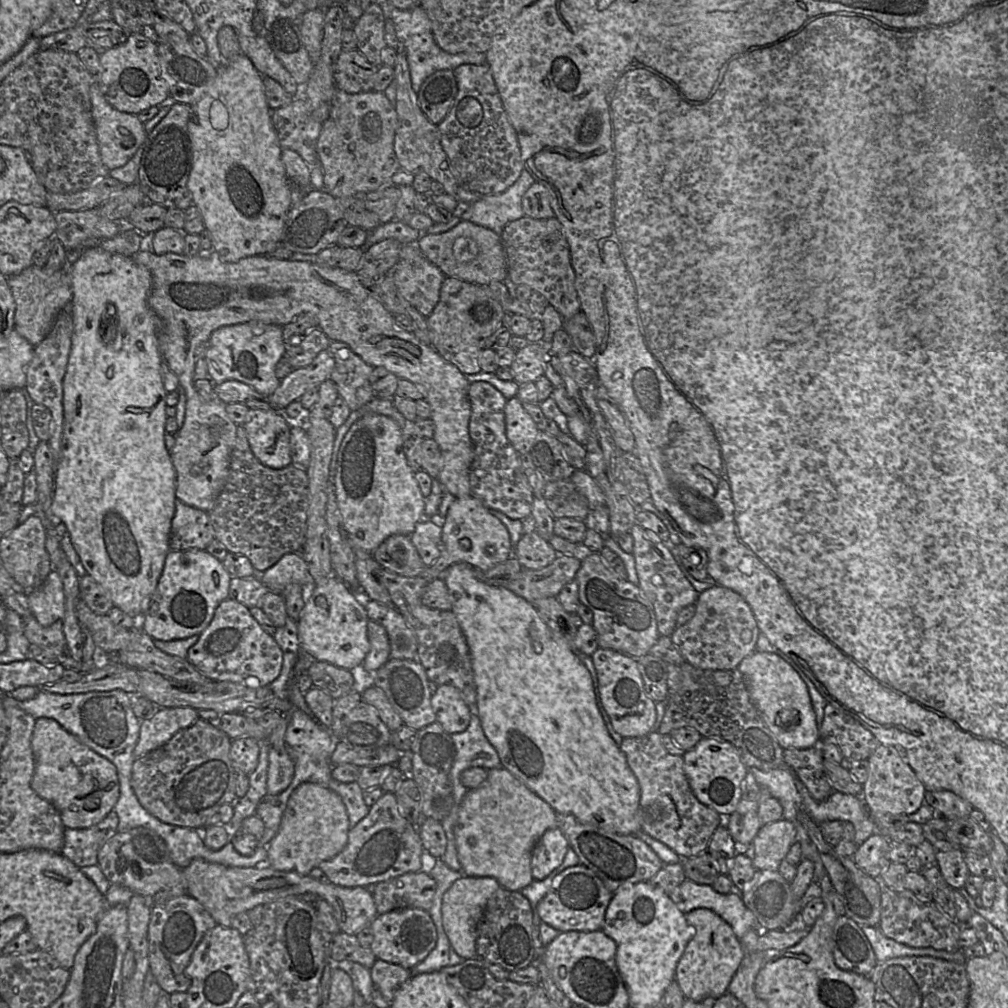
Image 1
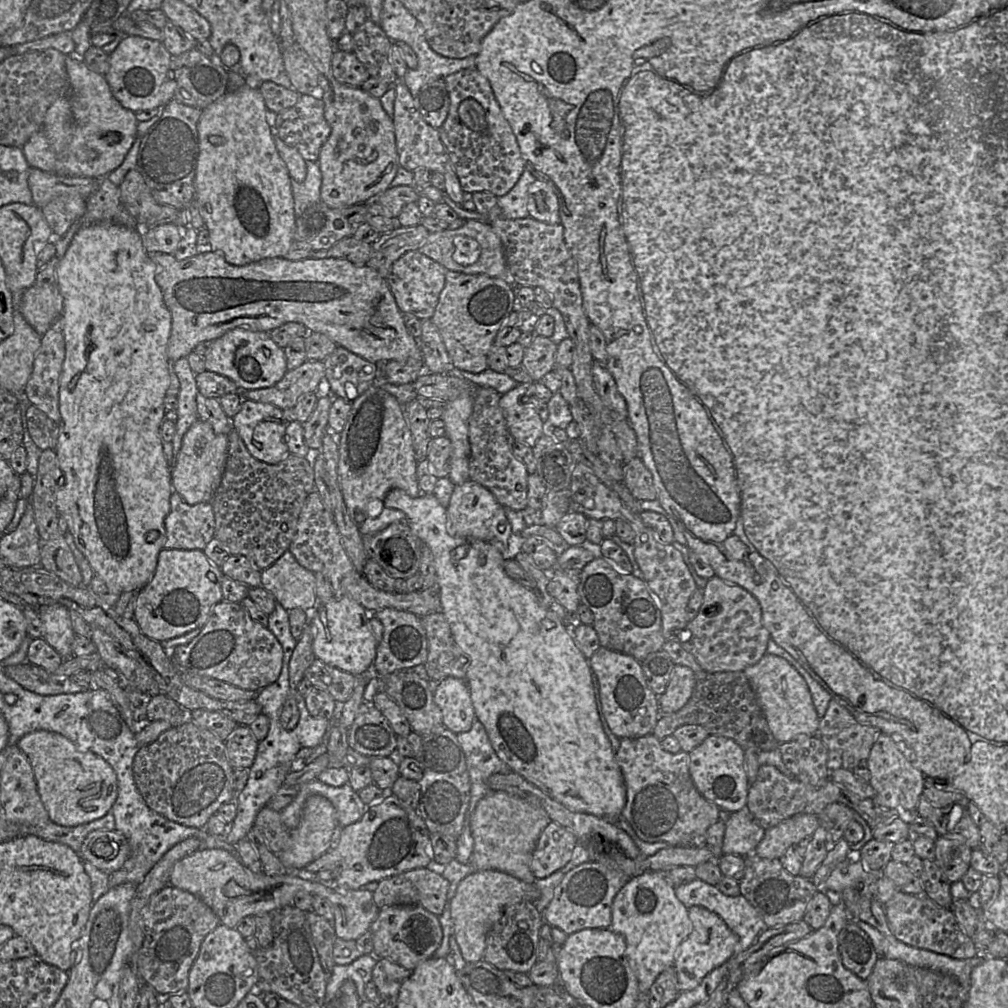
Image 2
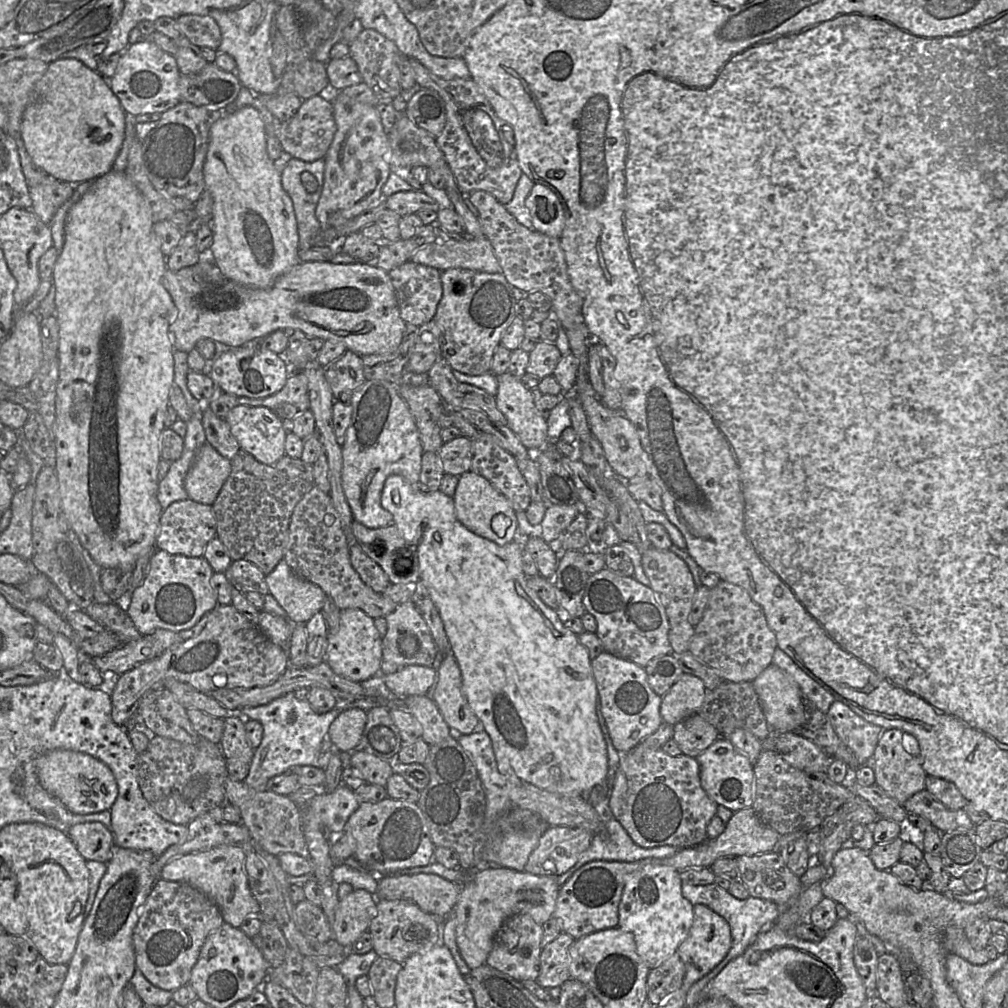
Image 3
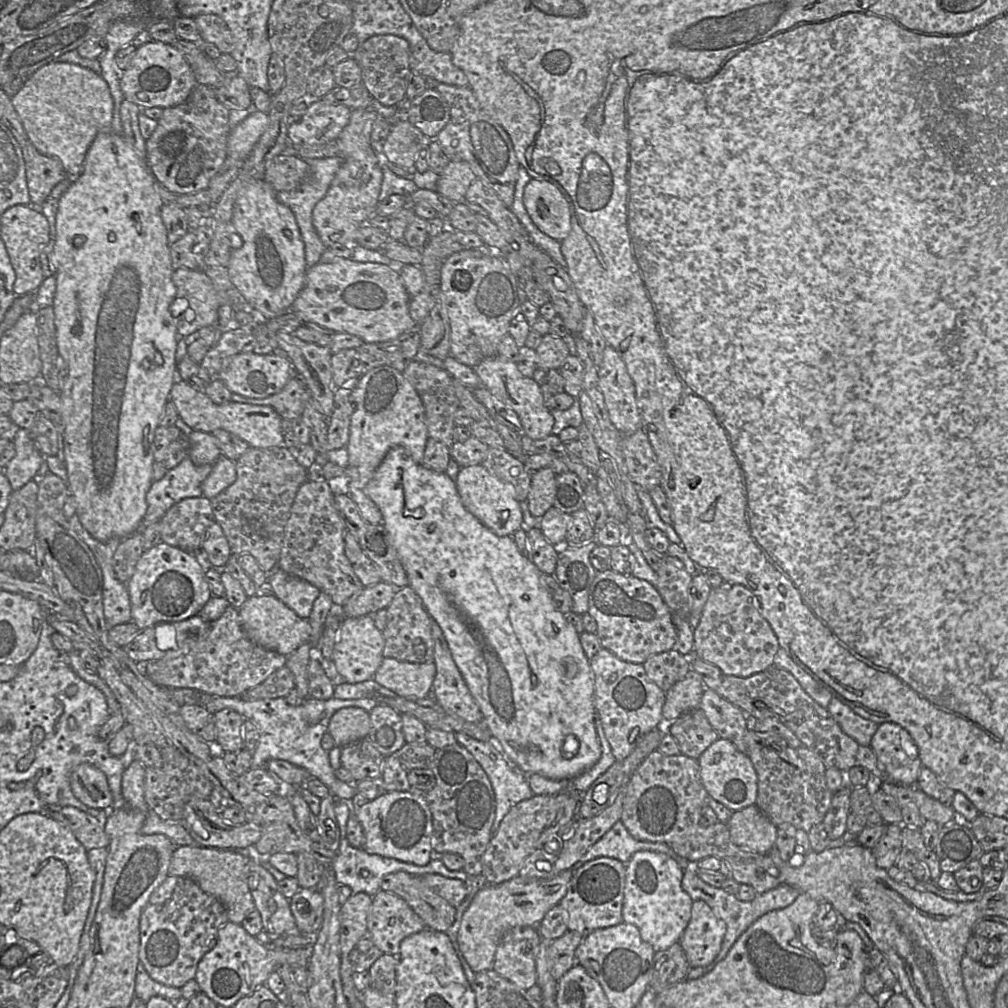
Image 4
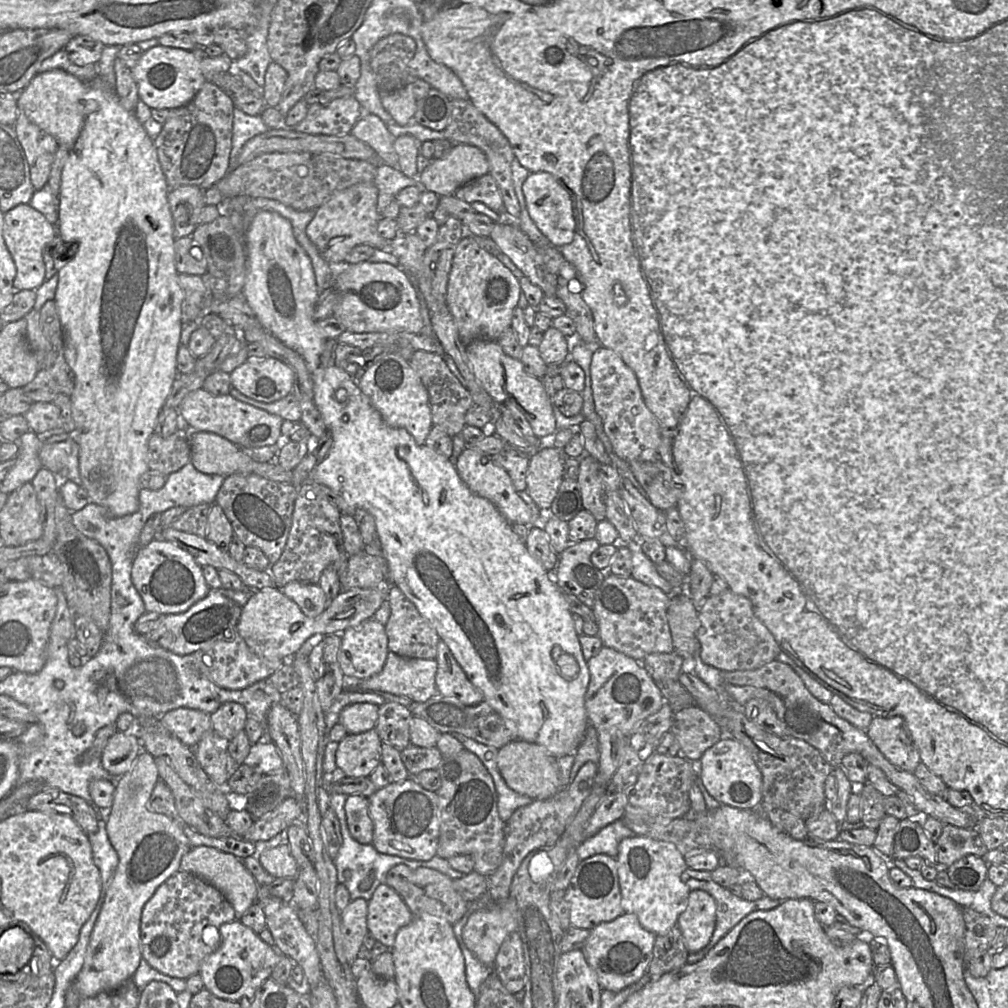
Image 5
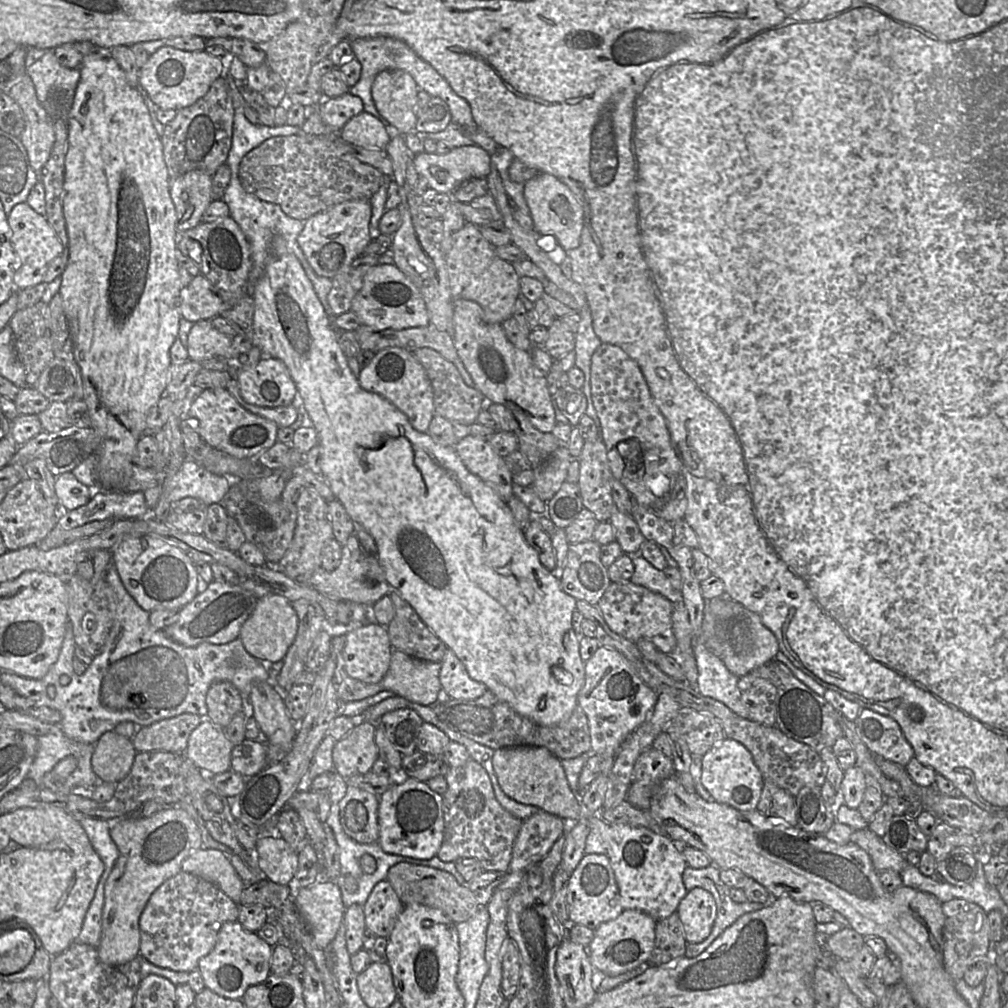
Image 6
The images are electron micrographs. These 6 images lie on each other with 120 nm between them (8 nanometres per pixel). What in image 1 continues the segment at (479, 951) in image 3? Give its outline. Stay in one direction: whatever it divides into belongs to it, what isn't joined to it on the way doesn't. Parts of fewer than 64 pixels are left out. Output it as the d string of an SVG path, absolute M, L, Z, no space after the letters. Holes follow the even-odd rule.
M463 877L456 880L442 897L442 926L450 946L465 960L478 957L476 950L477 926L489 898L500 888L492 877Z

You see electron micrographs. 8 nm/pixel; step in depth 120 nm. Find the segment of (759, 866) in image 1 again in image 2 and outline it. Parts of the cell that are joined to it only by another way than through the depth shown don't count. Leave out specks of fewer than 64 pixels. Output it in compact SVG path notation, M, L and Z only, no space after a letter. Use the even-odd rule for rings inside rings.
M799 813L765 830L755 854L766 859L780 859L790 846L811 837L819 827L818 815Z

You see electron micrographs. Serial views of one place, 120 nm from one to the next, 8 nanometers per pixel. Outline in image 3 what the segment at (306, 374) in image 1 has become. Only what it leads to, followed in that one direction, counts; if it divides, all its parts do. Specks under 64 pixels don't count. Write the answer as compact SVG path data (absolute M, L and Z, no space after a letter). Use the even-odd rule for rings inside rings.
M302 372L290 373L284 387L265 398L238 397L238 403L248 406L263 406L272 410L279 418L294 419L309 409L308 380Z

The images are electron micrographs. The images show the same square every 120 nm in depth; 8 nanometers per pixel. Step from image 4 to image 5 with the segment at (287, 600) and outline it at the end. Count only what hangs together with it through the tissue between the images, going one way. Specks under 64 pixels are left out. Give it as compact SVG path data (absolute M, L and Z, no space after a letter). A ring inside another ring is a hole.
M292 581L282 587L281 591L293 600L301 611L310 618L319 616L329 604L319 584Z

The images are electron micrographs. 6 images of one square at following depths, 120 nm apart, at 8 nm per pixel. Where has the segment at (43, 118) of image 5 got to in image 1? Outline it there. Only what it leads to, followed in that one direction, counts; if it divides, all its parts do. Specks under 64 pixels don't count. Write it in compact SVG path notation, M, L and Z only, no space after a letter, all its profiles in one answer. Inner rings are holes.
M96 81L90 87L90 100L101 160L109 170L121 167L144 144L148 134L144 129L144 124L137 115L122 112L112 107L101 93Z

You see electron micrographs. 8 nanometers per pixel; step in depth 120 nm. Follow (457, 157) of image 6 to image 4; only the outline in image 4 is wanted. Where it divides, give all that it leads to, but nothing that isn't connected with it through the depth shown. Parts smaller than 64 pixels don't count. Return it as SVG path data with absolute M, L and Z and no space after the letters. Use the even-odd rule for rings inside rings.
M450 161L437 180L437 192L454 203L465 201L465 194L476 176L464 161Z

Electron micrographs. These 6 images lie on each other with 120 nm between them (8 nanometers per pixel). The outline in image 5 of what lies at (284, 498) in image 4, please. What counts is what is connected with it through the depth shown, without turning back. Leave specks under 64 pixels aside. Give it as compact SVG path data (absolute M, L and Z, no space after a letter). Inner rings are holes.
M232 474L225 478L215 499L230 521L233 536L245 547L256 547L274 565L282 555L292 525L298 488L256 474Z

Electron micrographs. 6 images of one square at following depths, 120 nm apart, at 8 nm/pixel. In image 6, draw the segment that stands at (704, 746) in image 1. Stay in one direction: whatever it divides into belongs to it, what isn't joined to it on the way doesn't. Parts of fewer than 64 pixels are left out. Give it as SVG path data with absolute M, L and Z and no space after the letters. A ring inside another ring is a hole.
M725 738L702 756L701 780L714 801L741 811L757 808L764 778L749 750L736 740Z

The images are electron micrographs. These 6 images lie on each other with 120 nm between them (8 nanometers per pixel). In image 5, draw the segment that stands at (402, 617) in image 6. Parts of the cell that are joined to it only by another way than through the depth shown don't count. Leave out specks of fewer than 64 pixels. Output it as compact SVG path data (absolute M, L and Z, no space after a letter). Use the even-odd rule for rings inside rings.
M390 586L387 599L391 614L385 624L389 651L406 658L435 659L440 637L435 628L396 586Z

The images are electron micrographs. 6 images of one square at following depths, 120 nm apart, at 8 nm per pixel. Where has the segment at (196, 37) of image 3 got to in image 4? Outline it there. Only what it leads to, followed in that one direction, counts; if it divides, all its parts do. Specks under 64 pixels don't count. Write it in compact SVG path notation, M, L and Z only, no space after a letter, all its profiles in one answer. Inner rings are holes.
M215 14L194 17L202 41L214 44L221 53L230 54L234 47L233 35L226 22Z

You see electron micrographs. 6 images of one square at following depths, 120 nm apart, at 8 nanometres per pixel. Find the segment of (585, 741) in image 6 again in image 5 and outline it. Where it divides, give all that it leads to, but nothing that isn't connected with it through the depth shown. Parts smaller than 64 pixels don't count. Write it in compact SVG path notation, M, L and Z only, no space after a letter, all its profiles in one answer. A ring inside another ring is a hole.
M437 690L429 700L425 702L412 701L407 708L413 716L425 719L440 733L460 733L479 743L493 746L497 749L515 740L514 735L507 728L503 718L485 701L475 706L468 706L454 697L438 695Z

